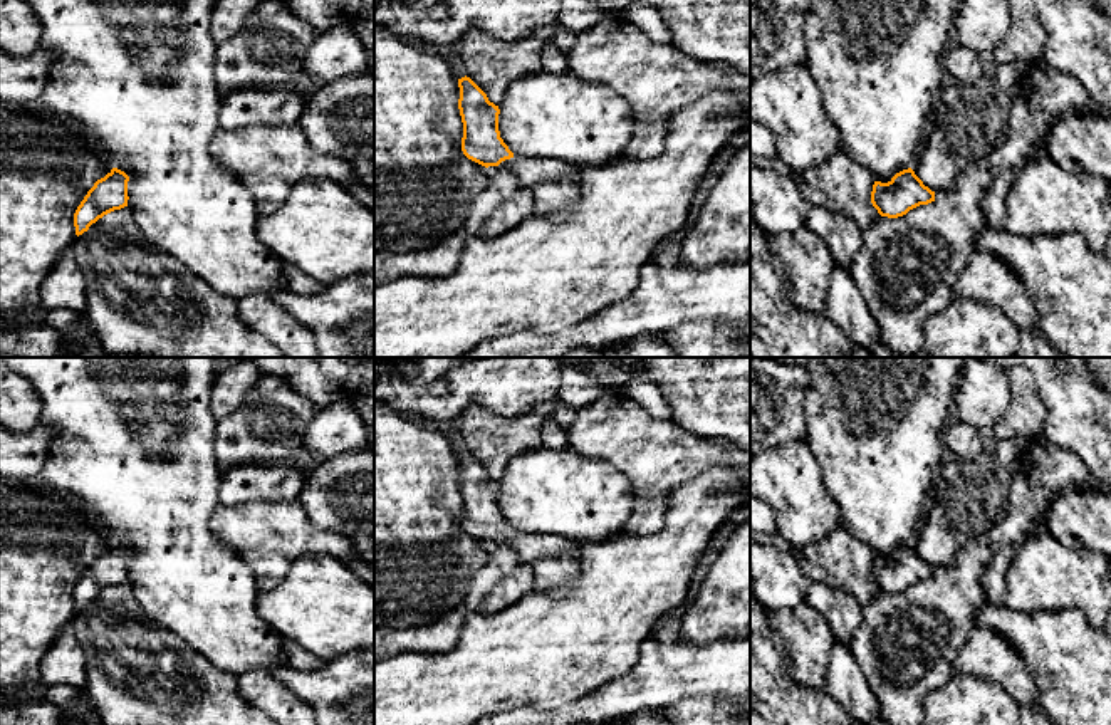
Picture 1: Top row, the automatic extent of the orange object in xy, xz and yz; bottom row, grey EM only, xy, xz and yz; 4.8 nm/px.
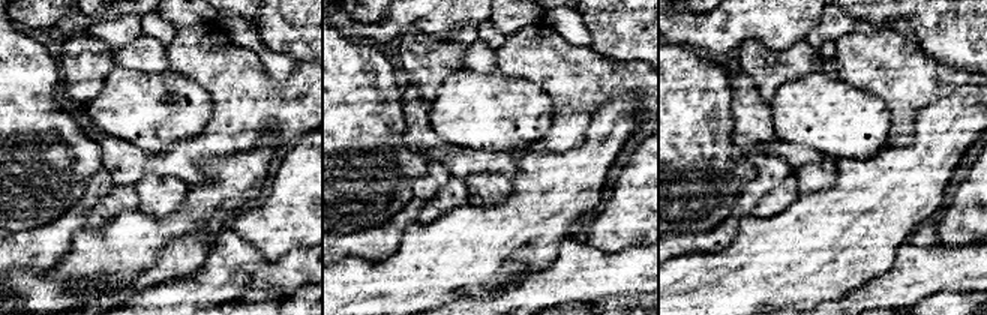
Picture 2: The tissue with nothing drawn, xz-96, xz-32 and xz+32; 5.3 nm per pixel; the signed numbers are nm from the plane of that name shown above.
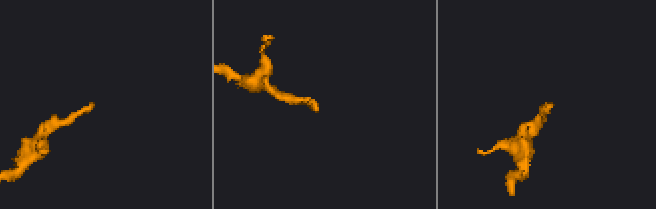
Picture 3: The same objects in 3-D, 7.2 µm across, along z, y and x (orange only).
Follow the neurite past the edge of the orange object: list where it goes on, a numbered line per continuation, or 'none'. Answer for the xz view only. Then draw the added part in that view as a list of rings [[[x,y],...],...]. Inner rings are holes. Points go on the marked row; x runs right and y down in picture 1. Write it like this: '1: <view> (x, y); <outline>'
1: xz (529, 172); [[[512,156],[502,161],[498,170],[507,170],[514,175],[522,188],[534,190],[545,181],[571,181],[581,183],[581,166],[557,161],[552,158]]]

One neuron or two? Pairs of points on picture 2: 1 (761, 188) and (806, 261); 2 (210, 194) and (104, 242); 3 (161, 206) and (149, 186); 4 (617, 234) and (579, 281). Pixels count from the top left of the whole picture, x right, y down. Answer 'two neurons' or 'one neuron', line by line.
1: two neurons
2: one neuron
3: one neuron
4: two neurons

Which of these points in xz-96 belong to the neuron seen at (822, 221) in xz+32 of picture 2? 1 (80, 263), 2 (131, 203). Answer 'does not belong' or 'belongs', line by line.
1: belongs
2: does not belong

